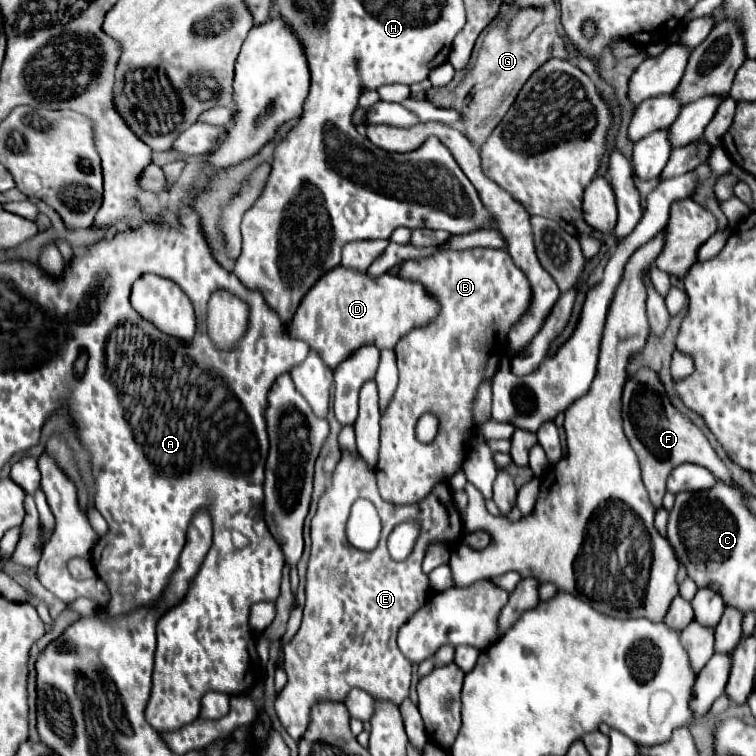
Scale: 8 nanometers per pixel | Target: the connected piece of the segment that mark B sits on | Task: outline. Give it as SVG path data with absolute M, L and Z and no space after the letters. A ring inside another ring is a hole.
M474 247L464 251L444 251L436 253L428 259L410 259L400 265L398 277L404 281L420 283L430 295L438 301L440 311L434 321L430 321L426 327L416 327L408 335L404 335L396 345L396 361L400 371L400 383L394 393L394 399L390 401L390 407L382 415L380 427L380 457L376 463L376 477L378 477L378 489L384 501L394 505L406 505L416 503L424 499L426 493L432 491L432 487L440 479L450 479L458 463L462 459L464 443L468 439L468 433L472 429L470 419L470 401L474 399L476 387L492 377L498 369L502 349L506 345L506 333L518 321L530 301L530 283L526 275L512 263L506 249L486 249L486 247ZM424 413L432 413L438 417L438 435L432 443L420 443L414 437L414 425Z

